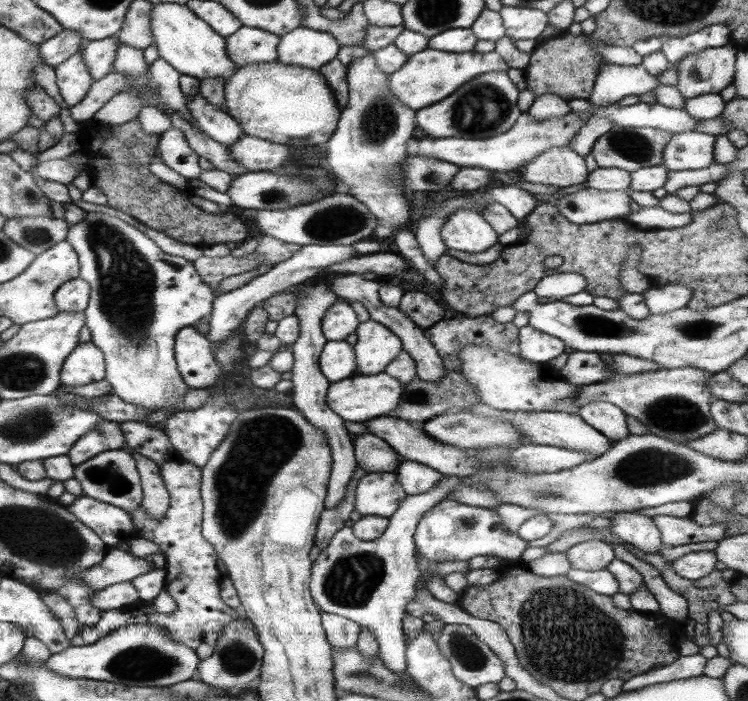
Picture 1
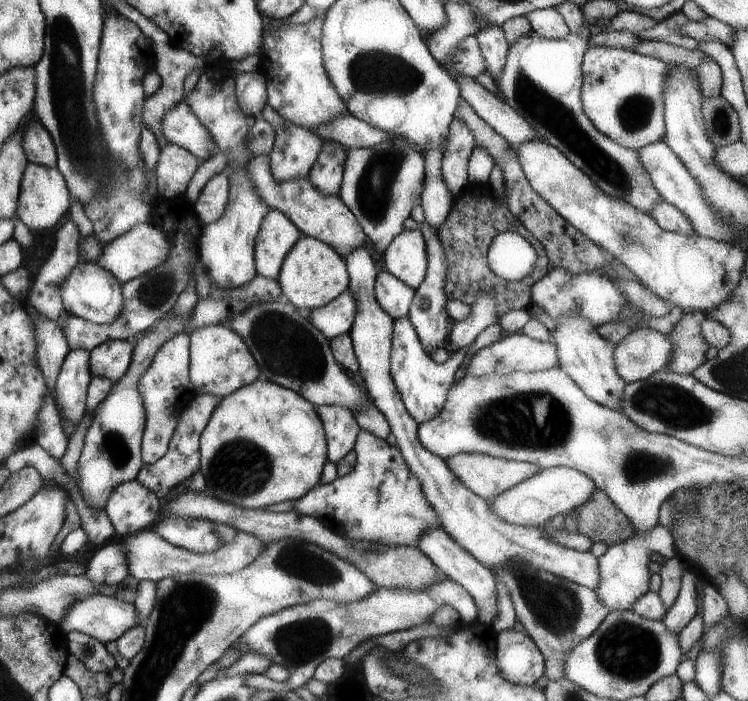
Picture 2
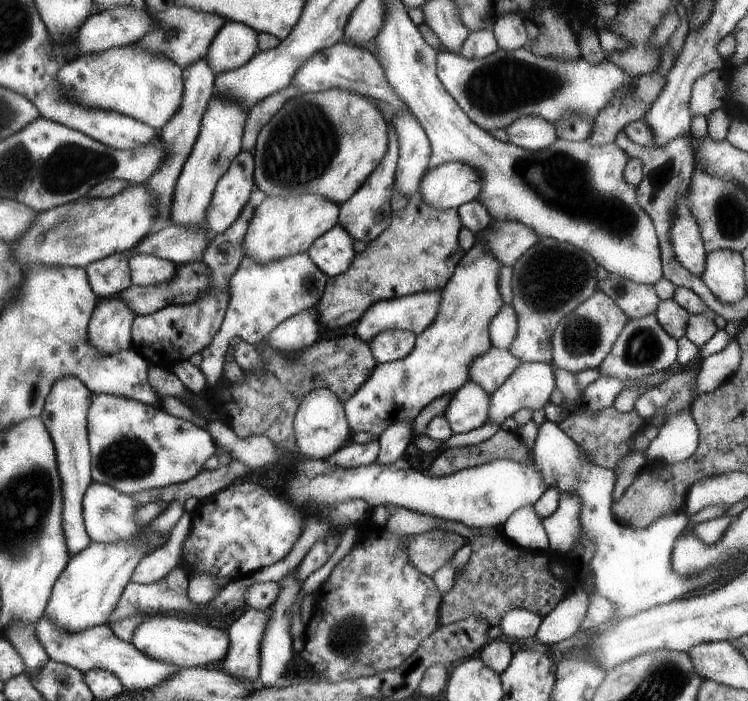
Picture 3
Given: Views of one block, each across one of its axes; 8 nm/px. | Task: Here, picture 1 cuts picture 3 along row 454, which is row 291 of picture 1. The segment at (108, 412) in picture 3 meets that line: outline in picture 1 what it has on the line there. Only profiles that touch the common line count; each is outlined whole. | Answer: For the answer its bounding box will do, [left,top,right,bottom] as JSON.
[65,212,214,429]

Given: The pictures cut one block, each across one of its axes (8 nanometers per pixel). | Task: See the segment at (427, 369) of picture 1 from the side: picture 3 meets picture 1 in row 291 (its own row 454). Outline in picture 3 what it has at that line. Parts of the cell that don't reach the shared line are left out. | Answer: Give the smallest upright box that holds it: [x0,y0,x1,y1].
[324,438,379,468]

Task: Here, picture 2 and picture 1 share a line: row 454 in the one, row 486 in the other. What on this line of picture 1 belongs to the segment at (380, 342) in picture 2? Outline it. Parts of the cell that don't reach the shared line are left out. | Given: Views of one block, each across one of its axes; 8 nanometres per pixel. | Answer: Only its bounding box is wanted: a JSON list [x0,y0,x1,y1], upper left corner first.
[396,460,441,496]

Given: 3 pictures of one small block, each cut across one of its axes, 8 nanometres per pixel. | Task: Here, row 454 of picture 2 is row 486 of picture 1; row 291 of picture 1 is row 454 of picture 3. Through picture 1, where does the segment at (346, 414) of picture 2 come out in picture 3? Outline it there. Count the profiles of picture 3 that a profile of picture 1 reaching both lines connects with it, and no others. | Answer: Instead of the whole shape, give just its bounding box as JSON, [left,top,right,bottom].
[293,388,353,459]

